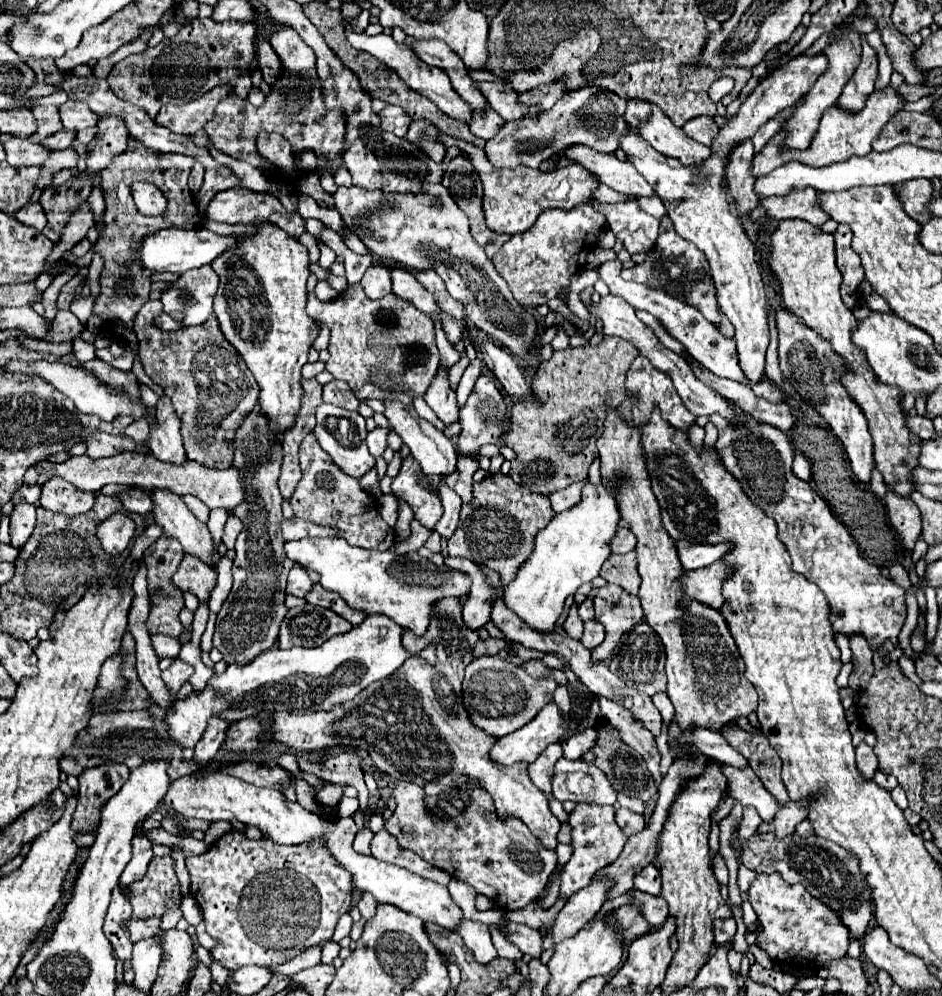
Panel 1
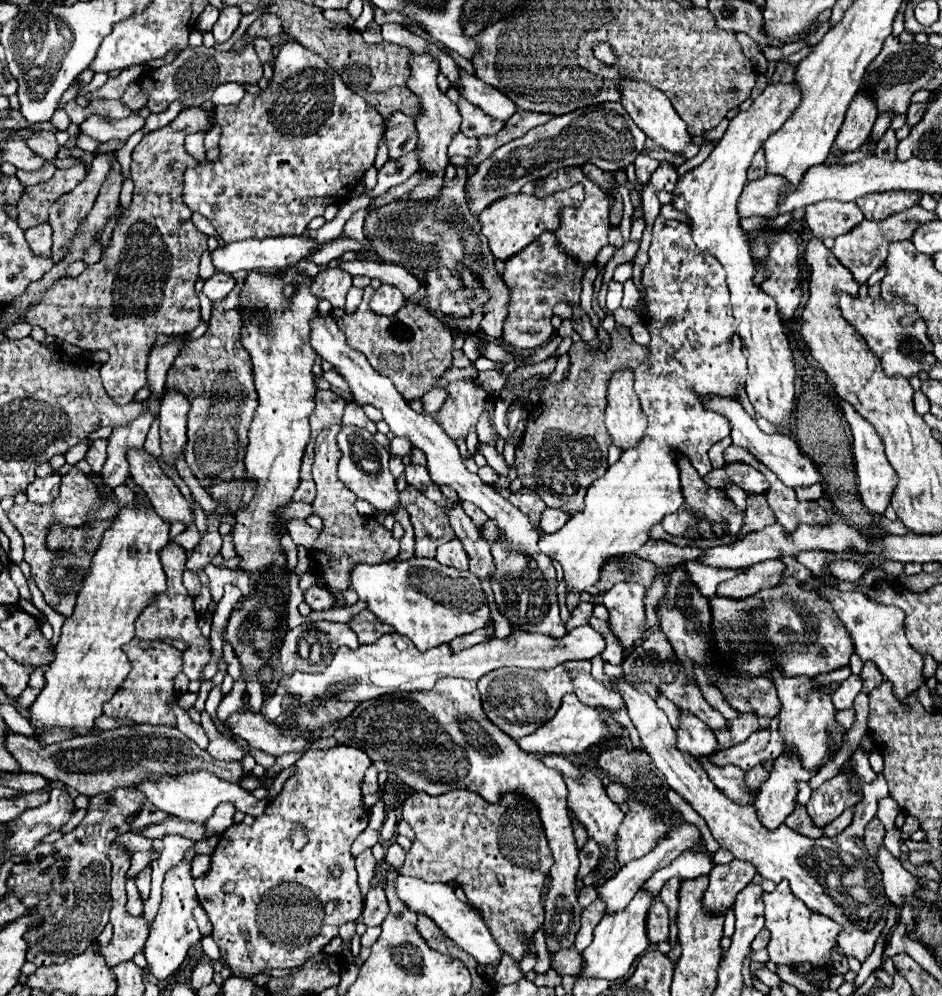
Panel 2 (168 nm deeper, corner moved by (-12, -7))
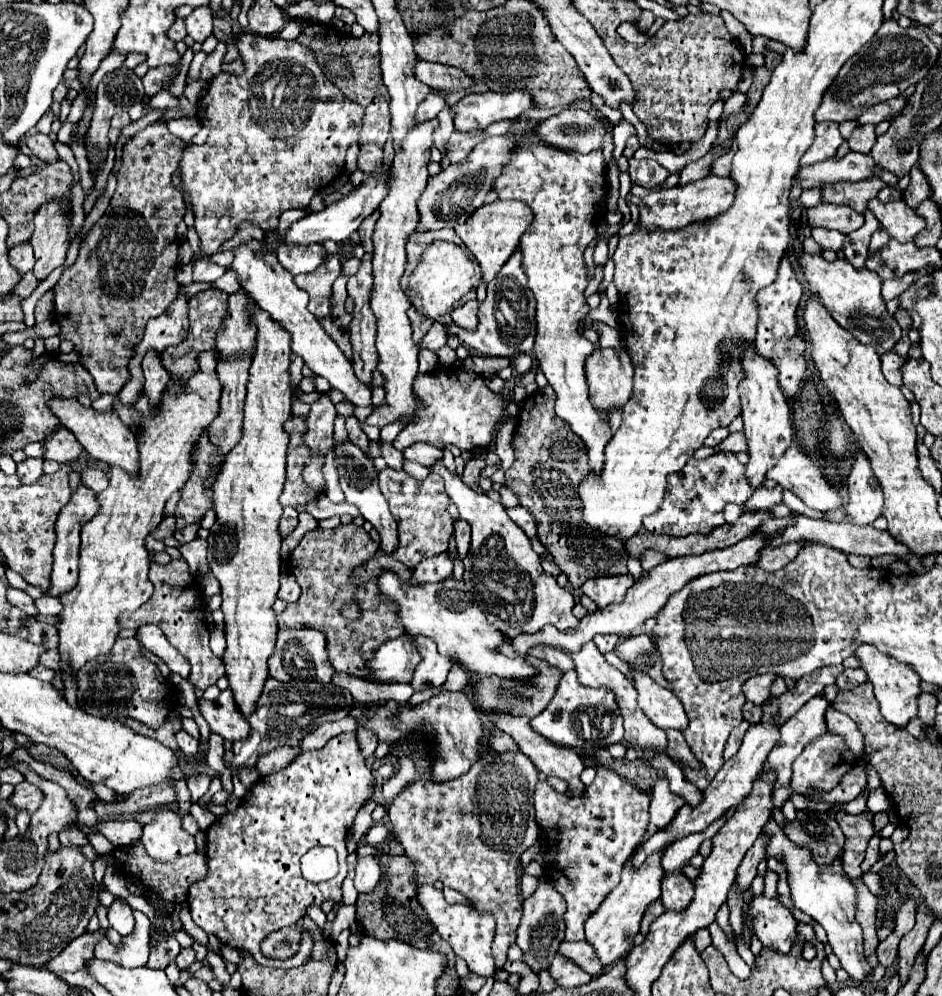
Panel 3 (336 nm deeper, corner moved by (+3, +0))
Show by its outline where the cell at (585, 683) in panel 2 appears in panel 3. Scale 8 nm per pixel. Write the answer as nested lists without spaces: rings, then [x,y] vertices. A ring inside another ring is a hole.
[[[540,644],[540,646],[534,646],[532,650],[528,650],[528,656],[544,658],[544,660],[548,660],[552,666],[556,666],[556,668],[560,668],[560,670],[564,670],[564,672],[568,672],[568,670],[574,668],[570,656],[568,656],[566,652],[562,652],[562,650],[558,650],[558,648],[550,648],[550,646],[542,646],[542,644]]]

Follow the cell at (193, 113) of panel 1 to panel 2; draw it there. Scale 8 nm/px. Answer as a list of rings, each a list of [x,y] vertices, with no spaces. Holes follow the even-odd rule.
[[[203,107],[183,109],[175,121],[169,125],[147,133],[141,143],[135,147],[131,159],[131,179],[134,183],[133,203],[117,221],[103,259],[83,271],[79,277],[59,279],[41,299],[33,305],[23,321],[31,325],[41,325],[47,335],[55,335],[71,345],[89,349],[105,349],[109,361],[101,365],[101,379],[107,395],[117,405],[127,405],[133,401],[135,393],[147,383],[147,357],[155,343],[155,337],[165,335],[183,335],[193,331],[201,323],[199,299],[195,295],[195,281],[199,277],[199,259],[207,251],[207,235],[201,233],[191,221],[191,209],[183,201],[183,173],[189,167],[199,165],[183,147],[183,141],[189,133],[209,131],[209,111]]]

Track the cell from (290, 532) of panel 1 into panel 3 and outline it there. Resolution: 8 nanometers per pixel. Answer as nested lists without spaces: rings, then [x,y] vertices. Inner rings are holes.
[[[284,508],[284,514],[282,514],[282,520],[280,520],[280,534],[282,538],[286,538],[298,524],[298,512],[292,510],[292,508]]]

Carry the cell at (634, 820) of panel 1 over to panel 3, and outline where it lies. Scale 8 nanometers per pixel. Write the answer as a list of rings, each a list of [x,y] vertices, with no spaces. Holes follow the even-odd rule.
[[[604,766],[596,770],[594,782],[584,788],[582,796],[566,796],[556,792],[548,782],[544,780],[538,782],[534,792],[536,822],[542,828],[544,846],[556,848],[554,860],[544,866],[544,876],[554,884],[556,892],[562,894],[562,898],[566,900],[566,912],[564,912],[566,942],[584,940],[584,922],[598,910],[598,906],[606,900],[606,896],[618,886],[622,866],[638,846],[648,826],[648,802],[650,802],[650,796],[644,790],[632,786],[630,782],[622,780],[614,770]]]

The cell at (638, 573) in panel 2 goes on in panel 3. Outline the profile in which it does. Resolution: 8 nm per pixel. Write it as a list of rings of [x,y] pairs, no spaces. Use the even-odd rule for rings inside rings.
[[[536,392],[530,394],[518,414],[518,426],[514,434],[514,450],[516,460],[510,470],[506,470],[506,486],[518,496],[520,506],[524,506],[536,520],[538,538],[544,544],[546,552],[554,558],[560,570],[568,576],[572,588],[580,588],[588,578],[594,576],[612,576],[626,574],[626,550],[620,540],[610,534],[598,530],[584,530],[586,524],[582,520],[582,502],[578,498],[578,486],[588,474],[588,454],[584,454],[584,442],[564,426],[554,414],[554,392]]]

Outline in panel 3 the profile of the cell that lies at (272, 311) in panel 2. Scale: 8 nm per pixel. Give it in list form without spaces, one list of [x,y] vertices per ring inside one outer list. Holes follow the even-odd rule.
[[[252,304],[252,316],[258,326],[256,334],[256,350],[250,366],[250,378],[246,384],[246,404],[244,404],[244,432],[240,442],[230,450],[222,470],[218,474],[214,490],[214,510],[216,510],[216,524],[210,528],[208,536],[208,564],[212,574],[222,584],[222,612],[224,612],[224,626],[226,626],[226,650],[222,662],[226,666],[226,678],[230,682],[230,690],[234,692],[236,706],[242,716],[250,716],[256,710],[256,702],[262,694],[264,682],[268,678],[268,658],[276,648],[276,614],[272,604],[276,602],[278,578],[280,578],[280,532],[278,522],[282,516],[282,506],[278,502],[286,478],[286,448],[288,448],[288,434],[284,434],[282,424],[290,418],[292,406],[292,390],[290,390],[290,338],[286,330],[280,330],[276,322],[268,318],[256,304]]]

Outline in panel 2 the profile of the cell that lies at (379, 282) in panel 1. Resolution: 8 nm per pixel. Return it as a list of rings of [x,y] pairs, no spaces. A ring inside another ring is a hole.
[[[383,283],[375,289],[375,295],[371,299],[371,309],[377,315],[391,315],[397,309],[401,309],[405,305],[405,297],[403,293],[399,293],[399,289]]]

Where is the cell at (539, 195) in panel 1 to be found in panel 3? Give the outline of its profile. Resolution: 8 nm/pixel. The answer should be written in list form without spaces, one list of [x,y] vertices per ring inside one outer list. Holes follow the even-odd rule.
[[[496,200],[488,206],[482,206],[480,210],[476,210],[476,214],[472,214],[464,224],[456,226],[454,232],[460,236],[460,240],[466,244],[466,248],[478,260],[484,282],[488,284],[500,272],[500,268],[508,262],[508,258],[516,252],[518,240],[524,234],[524,230],[530,226],[530,222],[532,222],[532,210],[528,210],[528,206],[524,206],[522,202]]]

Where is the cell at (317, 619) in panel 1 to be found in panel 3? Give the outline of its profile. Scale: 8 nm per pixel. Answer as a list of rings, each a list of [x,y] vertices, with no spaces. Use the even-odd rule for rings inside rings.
[[[282,630],[278,632],[278,642],[276,650],[268,660],[270,676],[278,682],[320,682],[328,684],[334,670],[328,662],[328,652],[326,652],[326,642],[324,634],[316,630]]]

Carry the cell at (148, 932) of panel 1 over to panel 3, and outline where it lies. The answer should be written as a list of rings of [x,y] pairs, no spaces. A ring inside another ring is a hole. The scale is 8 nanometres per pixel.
[[[98,930],[98,932],[92,932],[92,934],[90,934],[90,932],[88,932],[88,934],[82,934],[80,938],[76,938],[74,942],[70,942],[70,944],[64,948],[62,954],[50,958],[50,960],[44,964],[44,968],[46,968],[48,972],[52,972],[54,976],[58,976],[58,978],[60,978],[64,972],[76,972],[76,970],[84,968],[84,962],[94,956],[92,946],[94,946],[96,938],[104,938],[104,932],[106,932],[106,930]]]

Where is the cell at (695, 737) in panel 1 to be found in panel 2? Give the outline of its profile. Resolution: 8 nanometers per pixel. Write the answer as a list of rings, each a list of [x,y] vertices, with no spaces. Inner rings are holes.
[[[681,713],[681,727],[677,731],[677,745],[693,757],[709,757],[719,751],[715,733],[691,713]]]

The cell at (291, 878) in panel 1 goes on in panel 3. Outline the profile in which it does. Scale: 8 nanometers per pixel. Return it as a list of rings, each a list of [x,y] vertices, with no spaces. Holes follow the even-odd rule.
[[[356,732],[340,734],[332,738],[324,748],[304,752],[300,754],[292,764],[288,764],[284,770],[260,776],[258,782],[250,788],[250,792],[242,798],[240,806],[234,812],[226,812],[220,816],[206,832],[208,840],[208,874],[206,878],[194,882],[188,892],[188,904],[190,914],[196,926],[200,926],[206,934],[214,934],[222,944],[228,944],[232,948],[244,948],[248,950],[256,962],[264,966],[276,966],[276,968],[296,968],[310,960],[314,938],[310,932],[302,932],[302,944],[300,952],[294,958],[288,960],[270,960],[260,952],[262,940],[284,926],[296,924],[310,904],[322,904],[326,898],[334,898],[336,904],[340,904],[340,884],[346,876],[346,834],[354,822],[356,812],[362,808],[366,800],[372,798],[374,790],[374,776],[372,768],[366,764],[366,758],[360,752]],[[314,846],[334,846],[338,848],[338,862],[340,872],[336,878],[326,882],[308,882],[302,878],[300,872],[300,858]]]

